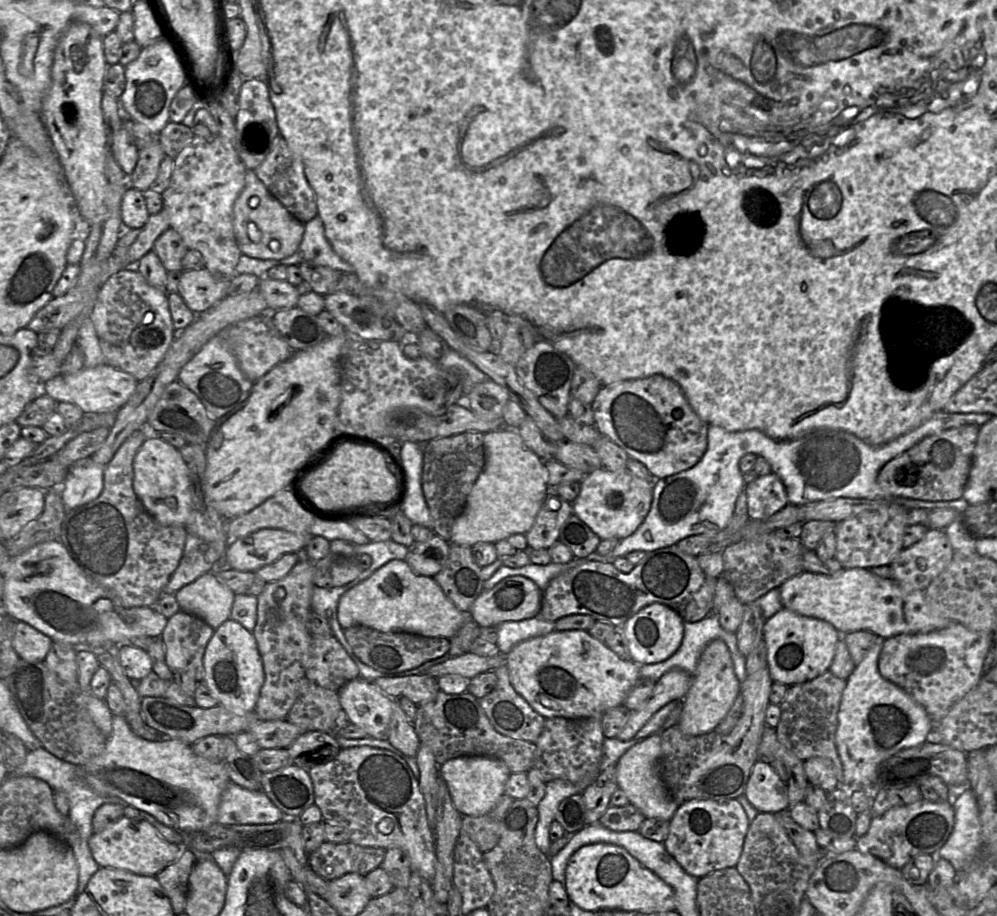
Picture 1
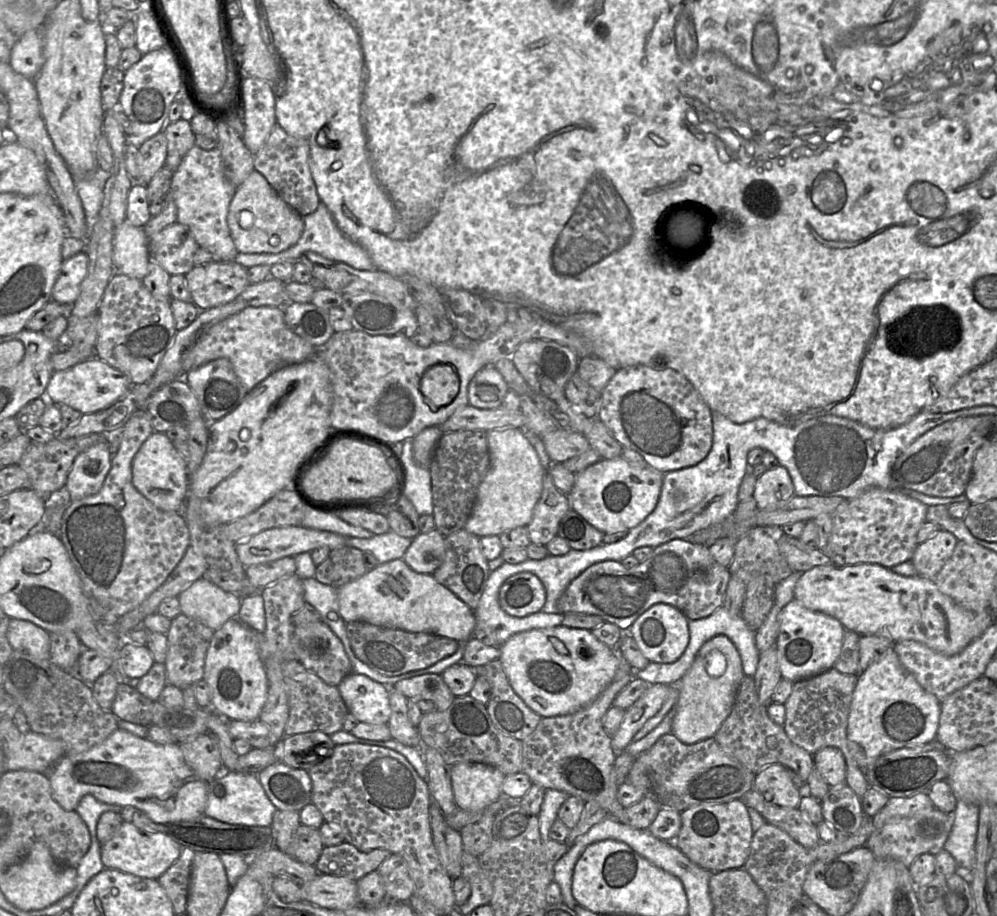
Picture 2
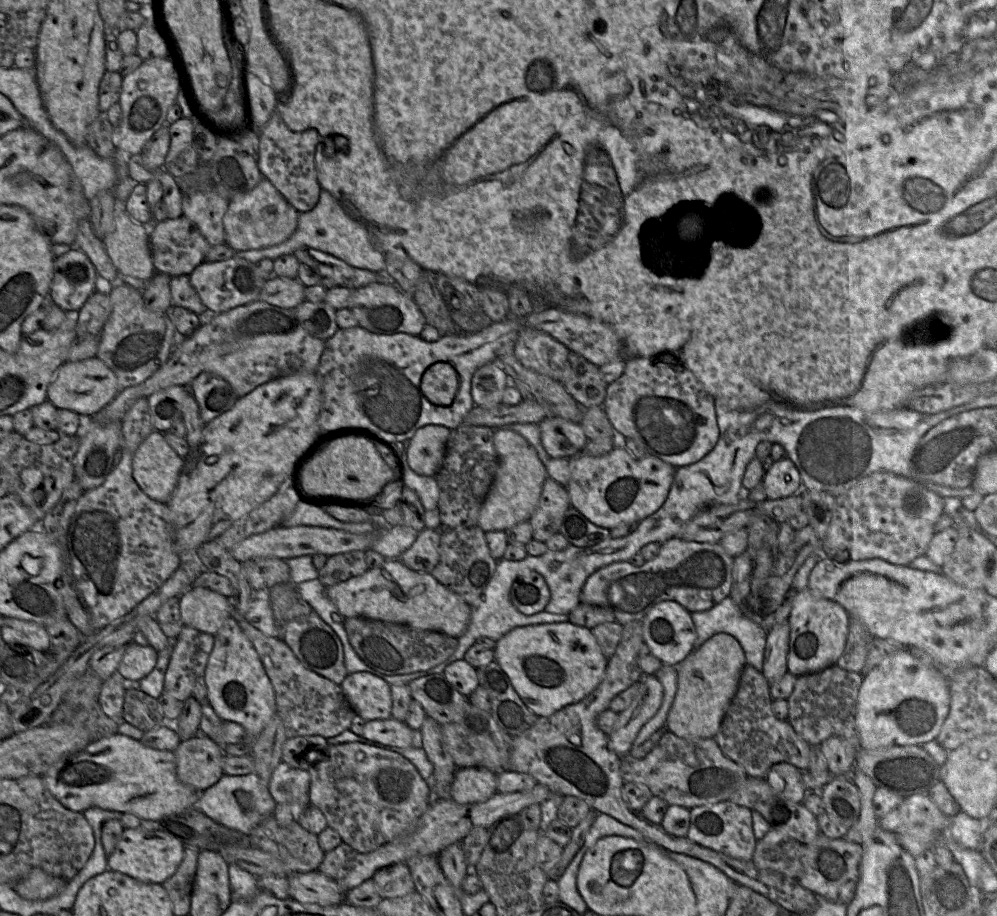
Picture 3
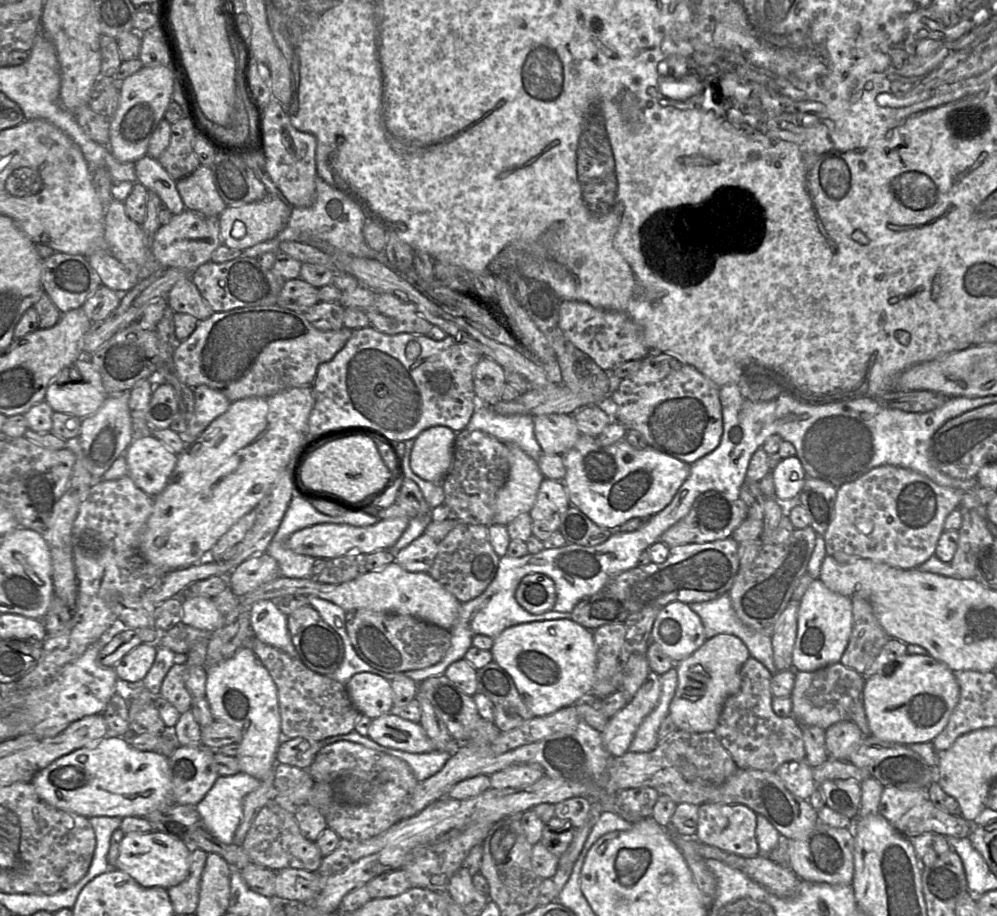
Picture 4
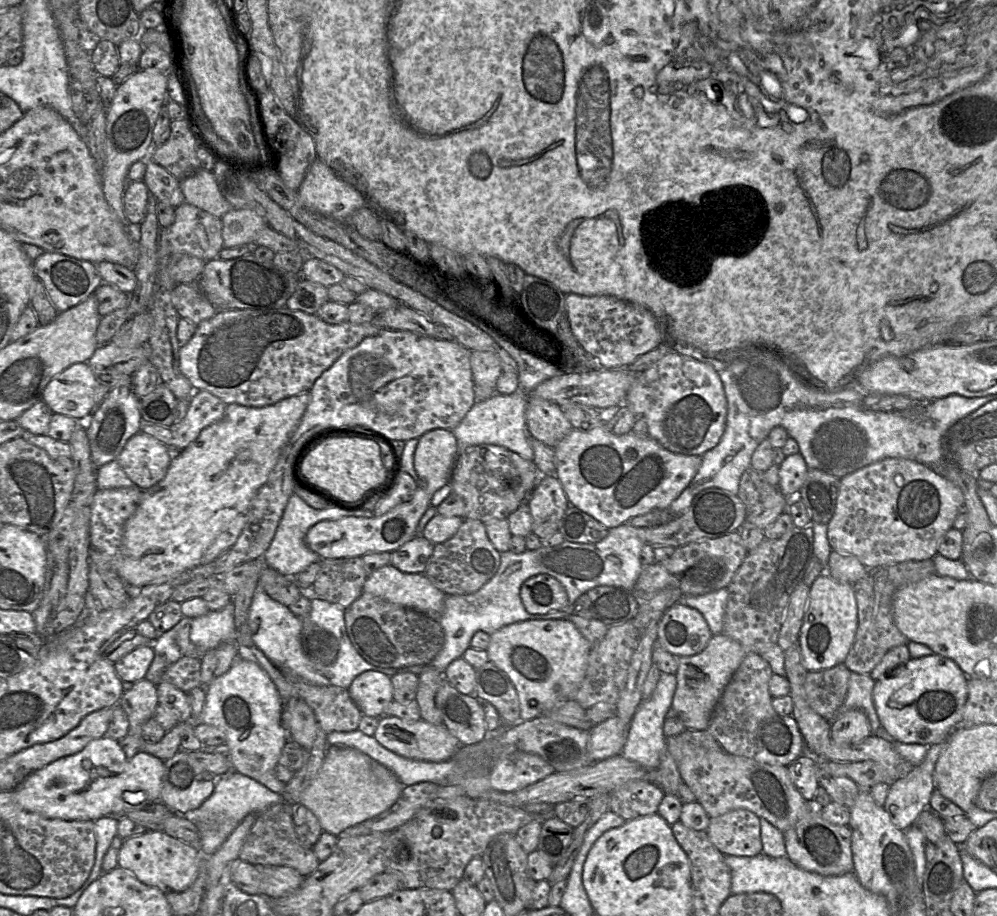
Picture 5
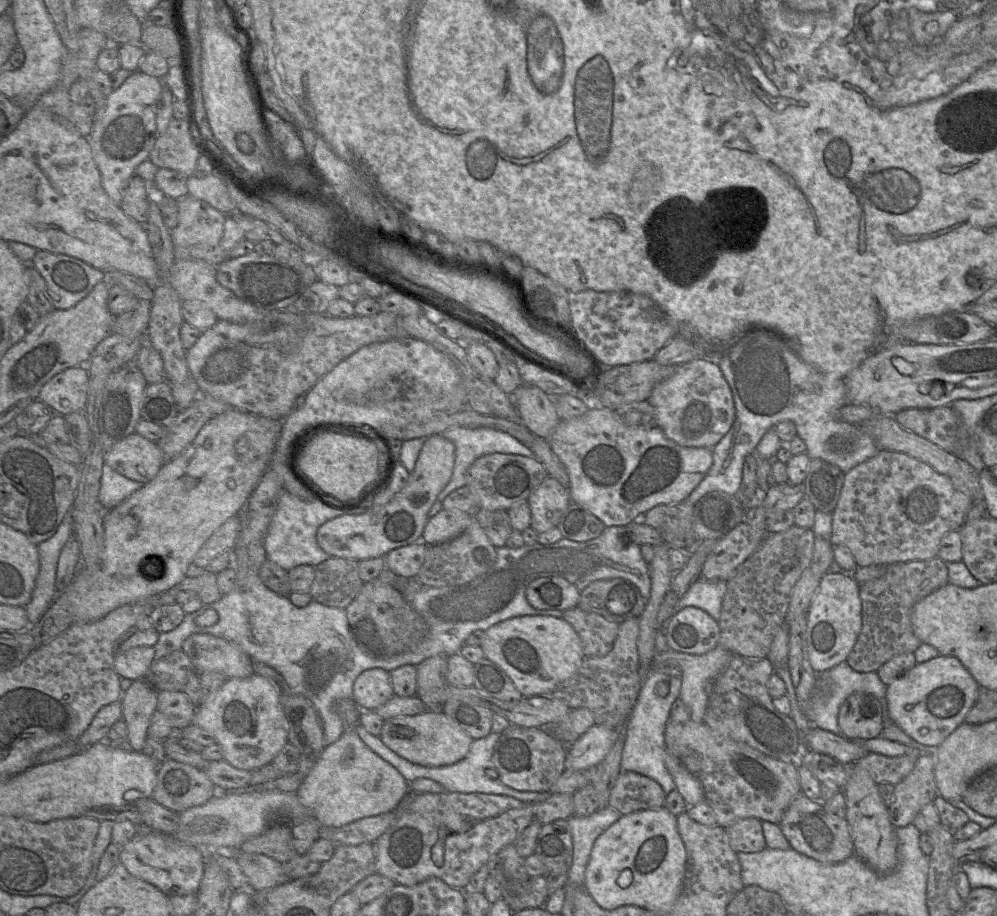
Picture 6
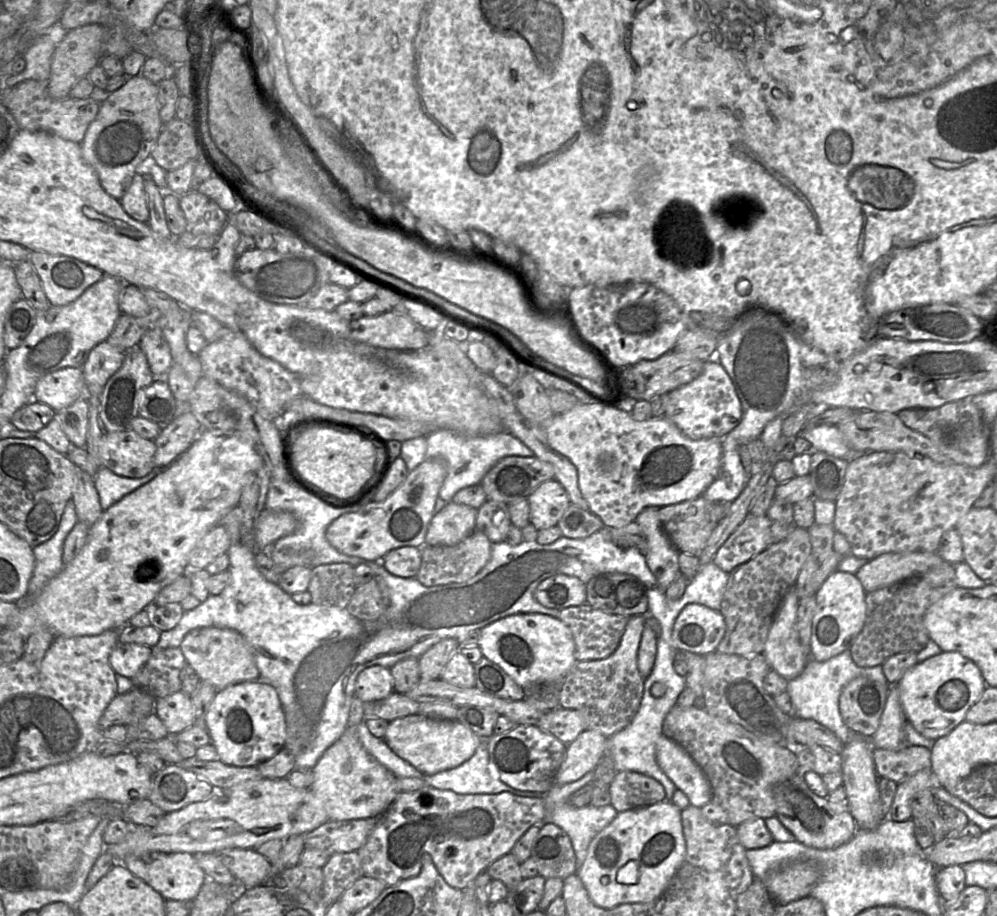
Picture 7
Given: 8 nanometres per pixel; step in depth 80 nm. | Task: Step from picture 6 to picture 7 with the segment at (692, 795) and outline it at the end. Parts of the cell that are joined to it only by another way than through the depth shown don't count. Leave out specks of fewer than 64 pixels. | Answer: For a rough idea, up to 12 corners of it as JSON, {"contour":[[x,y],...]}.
{"contour":[[664,736],[656,743],[659,767],[701,808],[710,782],[691,756]]}

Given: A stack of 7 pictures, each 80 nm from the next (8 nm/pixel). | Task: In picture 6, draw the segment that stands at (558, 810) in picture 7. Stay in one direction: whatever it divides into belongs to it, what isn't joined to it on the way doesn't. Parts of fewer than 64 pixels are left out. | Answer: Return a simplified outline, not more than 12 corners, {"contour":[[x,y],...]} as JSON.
{"contour":[[607,806],[567,819],[573,843],[570,886],[584,886],[595,840],[620,817]]}

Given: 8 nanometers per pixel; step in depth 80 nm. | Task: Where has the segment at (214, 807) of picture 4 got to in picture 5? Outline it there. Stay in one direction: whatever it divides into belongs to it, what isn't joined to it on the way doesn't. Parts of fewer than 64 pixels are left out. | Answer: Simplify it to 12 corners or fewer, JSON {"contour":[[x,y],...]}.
{"contour":[[232,770],[184,816],[200,829],[208,857],[245,816],[283,802],[257,780]]}

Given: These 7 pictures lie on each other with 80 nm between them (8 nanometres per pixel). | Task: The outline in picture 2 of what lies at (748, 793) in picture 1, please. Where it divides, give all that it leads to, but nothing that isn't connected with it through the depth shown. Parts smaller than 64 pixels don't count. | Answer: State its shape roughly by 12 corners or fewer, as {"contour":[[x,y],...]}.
{"contour":[[782,764],[755,775],[767,801],[798,808],[803,796]]}

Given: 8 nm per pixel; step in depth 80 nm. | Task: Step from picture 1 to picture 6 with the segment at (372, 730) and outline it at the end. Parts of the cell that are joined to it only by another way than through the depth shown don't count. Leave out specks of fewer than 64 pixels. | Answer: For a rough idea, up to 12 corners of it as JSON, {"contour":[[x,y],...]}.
{"contour":[[363,671],[353,700],[375,710],[393,695],[390,672]]}

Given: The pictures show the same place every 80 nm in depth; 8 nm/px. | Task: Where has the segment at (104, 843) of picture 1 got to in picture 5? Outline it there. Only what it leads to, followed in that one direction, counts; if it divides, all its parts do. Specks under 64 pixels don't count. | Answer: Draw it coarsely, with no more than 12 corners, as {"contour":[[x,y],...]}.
{"contour":[[164,830],[123,840],[118,866],[167,894],[201,869],[199,847]]}

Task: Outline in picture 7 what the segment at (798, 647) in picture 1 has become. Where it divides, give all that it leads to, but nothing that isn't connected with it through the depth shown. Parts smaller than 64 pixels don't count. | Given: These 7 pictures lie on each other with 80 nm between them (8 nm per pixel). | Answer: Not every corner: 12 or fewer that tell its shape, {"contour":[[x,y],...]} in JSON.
{"contour":[[835,571],[816,593],[810,659],[848,650],[866,619],[859,579]]}

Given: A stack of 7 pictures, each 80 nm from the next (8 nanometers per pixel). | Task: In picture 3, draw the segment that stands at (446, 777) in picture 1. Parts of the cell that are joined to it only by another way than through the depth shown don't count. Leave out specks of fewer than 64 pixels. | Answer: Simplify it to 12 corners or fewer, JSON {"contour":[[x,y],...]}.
{"contour":[[483,767],[455,771],[450,791],[458,804],[497,793],[498,775]]}

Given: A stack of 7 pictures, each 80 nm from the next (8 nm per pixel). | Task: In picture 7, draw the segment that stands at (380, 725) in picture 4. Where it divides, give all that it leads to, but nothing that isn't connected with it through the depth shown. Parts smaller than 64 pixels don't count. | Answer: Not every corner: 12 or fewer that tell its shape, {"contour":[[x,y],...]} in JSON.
{"contour":[[457,720],[389,722],[383,739],[425,774],[461,765],[482,740]]}

